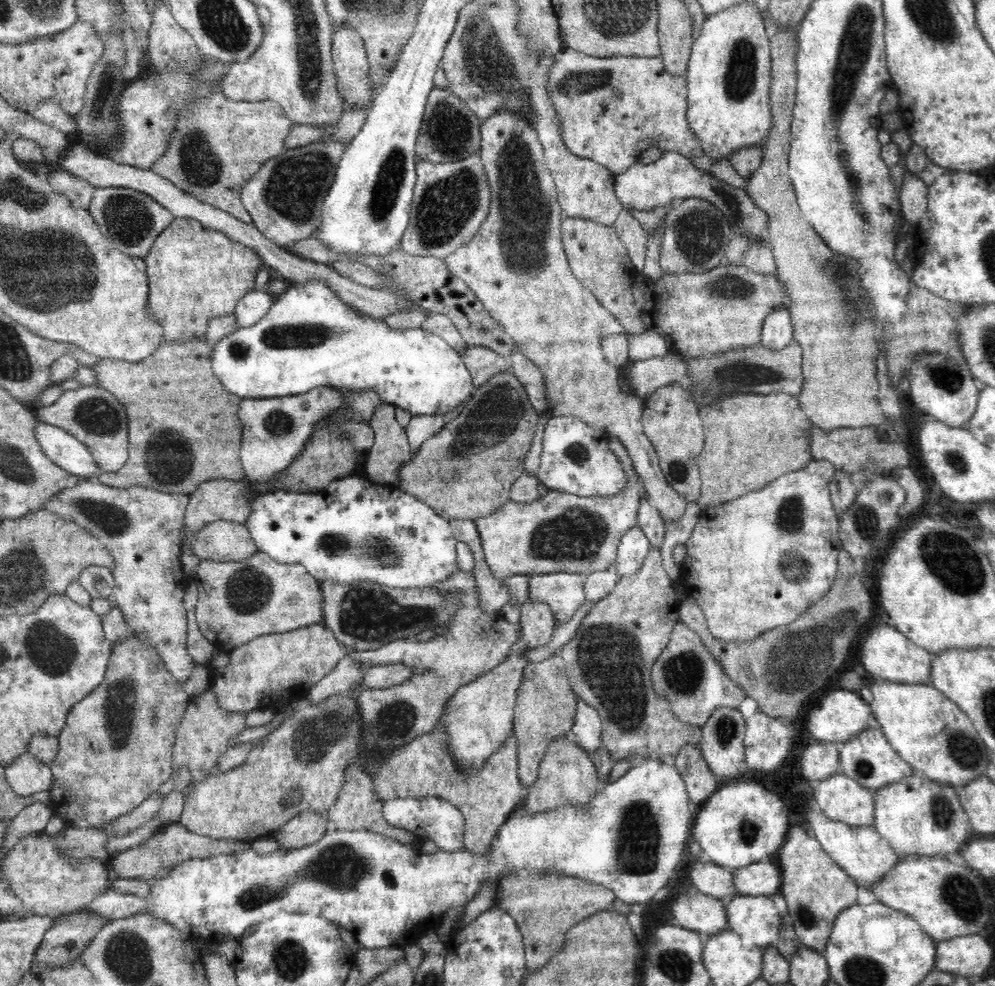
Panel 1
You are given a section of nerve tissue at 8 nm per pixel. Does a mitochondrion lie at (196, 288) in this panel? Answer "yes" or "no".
no

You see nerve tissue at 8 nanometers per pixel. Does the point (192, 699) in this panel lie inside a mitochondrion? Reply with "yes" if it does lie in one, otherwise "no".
no

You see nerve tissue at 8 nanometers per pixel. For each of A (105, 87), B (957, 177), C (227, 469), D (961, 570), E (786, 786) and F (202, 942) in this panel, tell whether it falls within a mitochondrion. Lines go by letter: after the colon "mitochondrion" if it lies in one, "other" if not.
A: mitochondrion
B: other
C: other
D: mitochondrion
E: other
F: other

